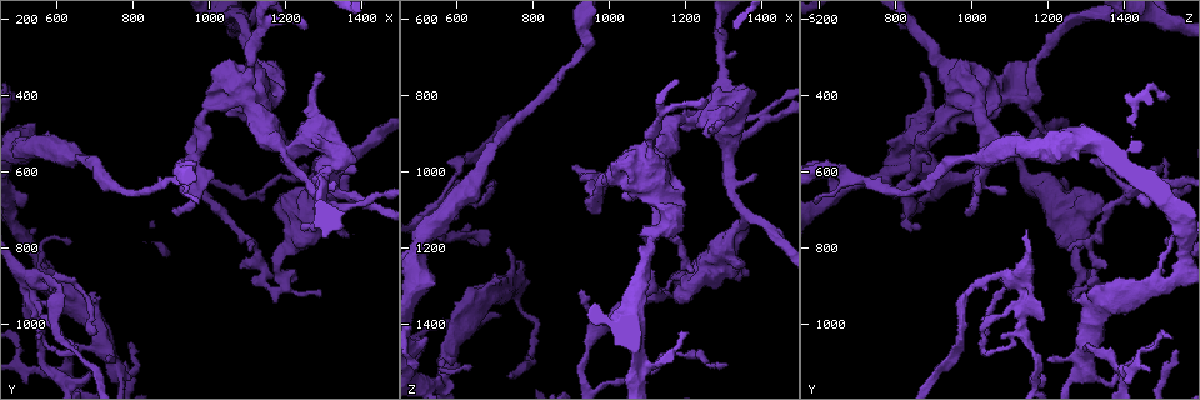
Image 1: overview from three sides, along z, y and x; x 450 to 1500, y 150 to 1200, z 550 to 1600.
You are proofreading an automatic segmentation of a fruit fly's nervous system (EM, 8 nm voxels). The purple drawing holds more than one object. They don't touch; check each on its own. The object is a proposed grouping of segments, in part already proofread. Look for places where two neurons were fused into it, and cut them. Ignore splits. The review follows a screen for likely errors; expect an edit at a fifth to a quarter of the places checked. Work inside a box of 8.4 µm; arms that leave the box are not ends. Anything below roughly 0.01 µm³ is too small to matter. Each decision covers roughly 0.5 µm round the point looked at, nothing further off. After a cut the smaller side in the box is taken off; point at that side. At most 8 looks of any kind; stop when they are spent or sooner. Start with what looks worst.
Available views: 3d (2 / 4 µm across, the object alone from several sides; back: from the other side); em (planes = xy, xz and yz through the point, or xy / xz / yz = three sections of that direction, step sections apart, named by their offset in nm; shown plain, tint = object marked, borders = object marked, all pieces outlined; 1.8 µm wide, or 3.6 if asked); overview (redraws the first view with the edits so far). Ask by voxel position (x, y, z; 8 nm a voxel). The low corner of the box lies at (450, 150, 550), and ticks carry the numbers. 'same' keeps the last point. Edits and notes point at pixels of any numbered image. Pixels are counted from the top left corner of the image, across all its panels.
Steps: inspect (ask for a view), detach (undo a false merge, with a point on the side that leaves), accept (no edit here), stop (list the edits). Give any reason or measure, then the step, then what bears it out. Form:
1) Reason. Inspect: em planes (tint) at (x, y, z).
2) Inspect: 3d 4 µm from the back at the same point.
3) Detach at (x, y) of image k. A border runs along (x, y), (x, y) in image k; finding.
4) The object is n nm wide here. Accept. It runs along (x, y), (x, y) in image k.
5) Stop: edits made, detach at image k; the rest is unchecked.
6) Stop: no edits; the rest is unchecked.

Thick turns thin. Inspect: em yz step 8 (tint) at (1150, 905, 1300).

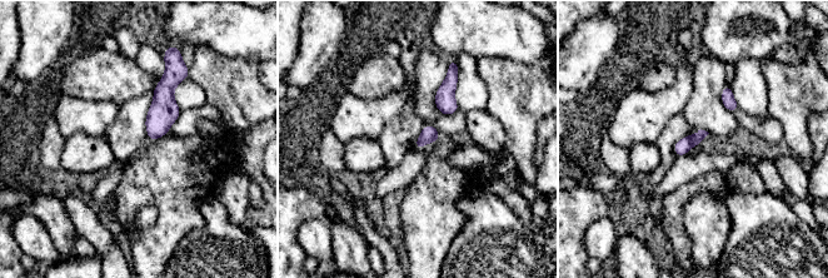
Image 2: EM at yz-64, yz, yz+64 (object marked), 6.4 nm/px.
Cut it another way. Inspect: em planes (borders) at the same point.

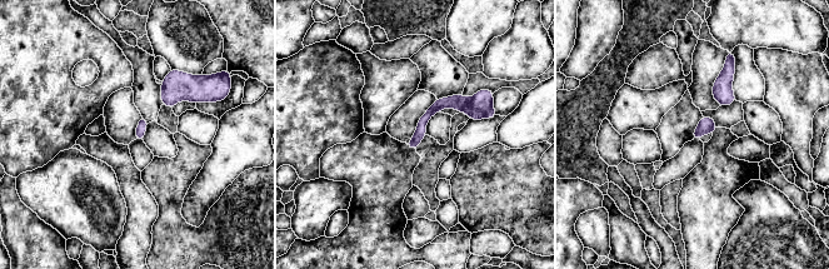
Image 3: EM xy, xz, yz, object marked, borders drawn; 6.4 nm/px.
Detach at (460, 103) of image 3. The part that leaves runs along (488, 114), (442, 103), (411, 145) in image 3; a second neuron is stuck on.

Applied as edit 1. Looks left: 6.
Branch point. Inspect: 3d 4 µm at (520, 880, 1120).

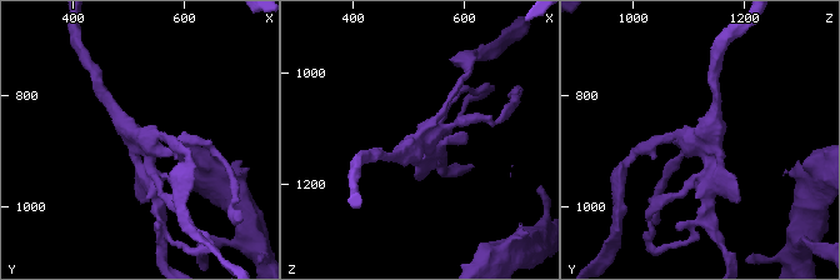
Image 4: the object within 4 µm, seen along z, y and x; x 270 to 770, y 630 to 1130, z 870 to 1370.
4 arms meet here. Inspect: em yz step 8 (tint) at (515, 880, 1120).

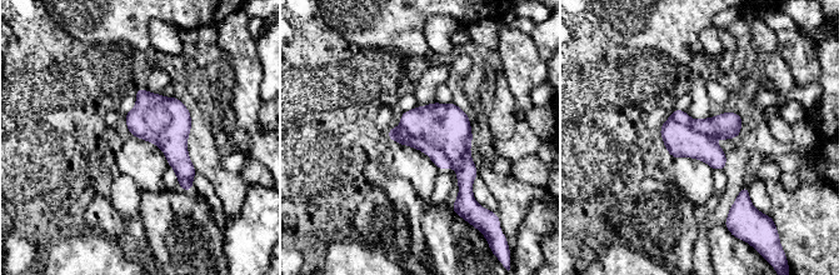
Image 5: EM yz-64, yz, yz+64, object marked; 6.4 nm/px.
Detach at (401, 136) of image 5. The part that leaves runs along (390, 134), (425, 146), (445, 166) in image 5; a second neuron is stuck on.

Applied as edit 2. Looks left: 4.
Redraw. Inspect: overview.

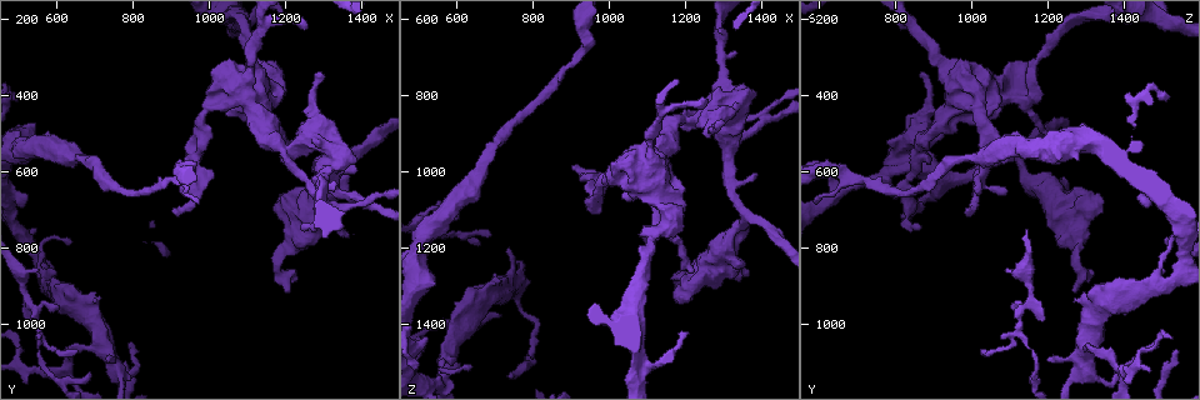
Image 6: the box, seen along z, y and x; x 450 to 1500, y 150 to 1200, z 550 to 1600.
Abrupt turn. Inspect: em planes (tint) at (970, 640, 1030).

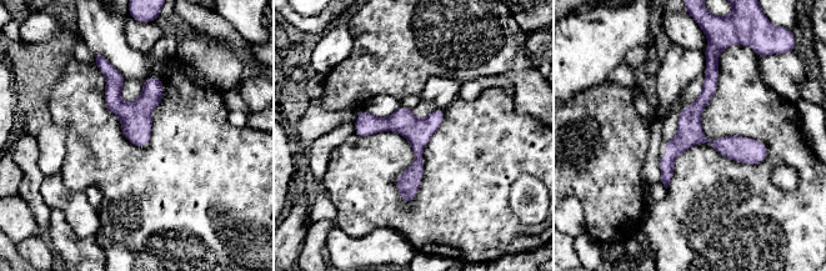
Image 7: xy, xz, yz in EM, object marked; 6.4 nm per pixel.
The object is 160 nm wide here. Accept. It runs along (712, 66), (666, 181) in image 7; continuous, no second neuron.

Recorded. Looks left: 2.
Stop: edits made, detach at image 3, detach at image 5; the rest is unchecked.

